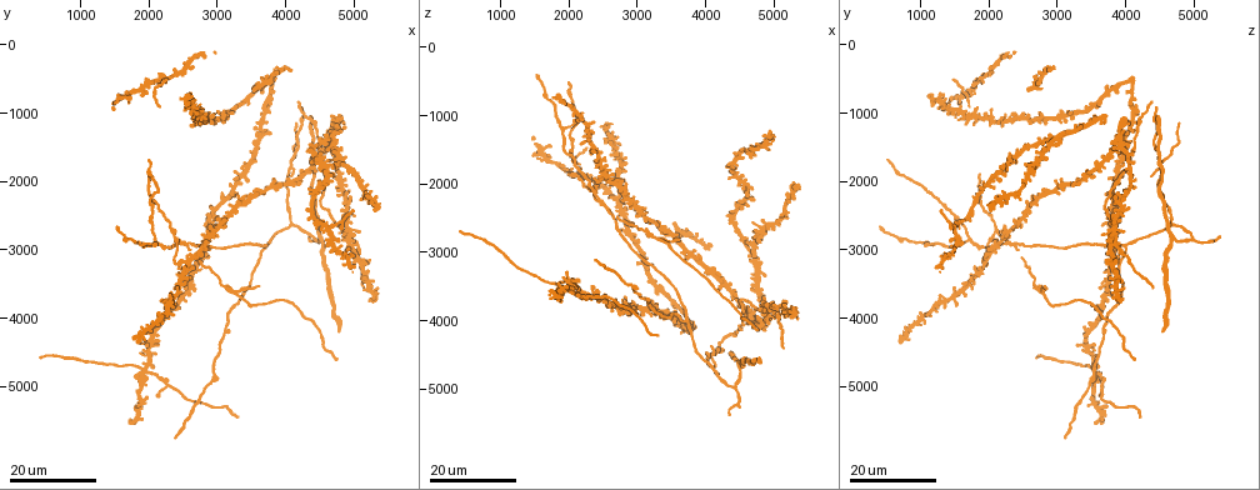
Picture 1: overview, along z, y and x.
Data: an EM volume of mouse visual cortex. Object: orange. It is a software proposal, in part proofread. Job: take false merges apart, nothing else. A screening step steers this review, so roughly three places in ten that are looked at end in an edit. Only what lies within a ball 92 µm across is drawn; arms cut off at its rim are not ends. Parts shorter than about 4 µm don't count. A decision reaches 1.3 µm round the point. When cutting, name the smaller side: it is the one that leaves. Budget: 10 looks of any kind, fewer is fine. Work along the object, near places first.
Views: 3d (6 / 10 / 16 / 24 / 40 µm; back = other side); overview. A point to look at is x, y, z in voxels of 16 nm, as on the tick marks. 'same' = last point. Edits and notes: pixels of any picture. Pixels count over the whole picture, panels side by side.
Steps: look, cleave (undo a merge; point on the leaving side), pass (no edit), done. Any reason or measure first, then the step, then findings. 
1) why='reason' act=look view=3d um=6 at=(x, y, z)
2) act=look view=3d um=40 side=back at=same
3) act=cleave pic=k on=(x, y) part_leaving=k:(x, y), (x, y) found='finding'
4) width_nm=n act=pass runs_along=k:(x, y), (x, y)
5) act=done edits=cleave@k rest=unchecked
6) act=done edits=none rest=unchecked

why='two arms in line, one across' act=look view=3d um=16 at=(3750, 2900, 3950)

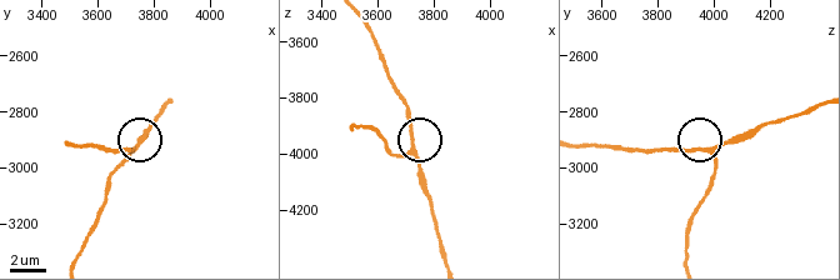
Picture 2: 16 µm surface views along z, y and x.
act=look view=3d um=6 at=(3730, 2930, 4000)

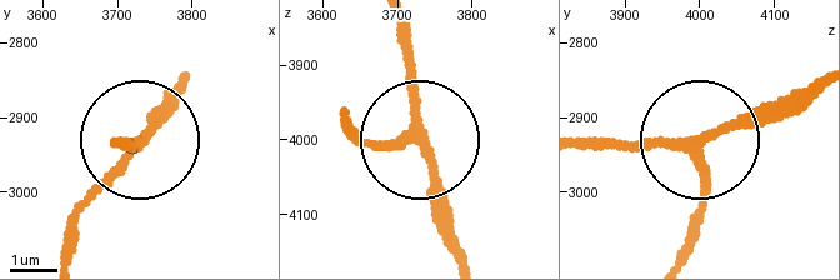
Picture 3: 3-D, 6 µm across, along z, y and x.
width_nm=190 act=pass runs_along=3:(680, 254), (704, 139), (803, 111) found='continuous, no second cell'

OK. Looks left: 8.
why='looks like a crossing' act=look view=3d um=24 at=(5050, 2950, 3900)

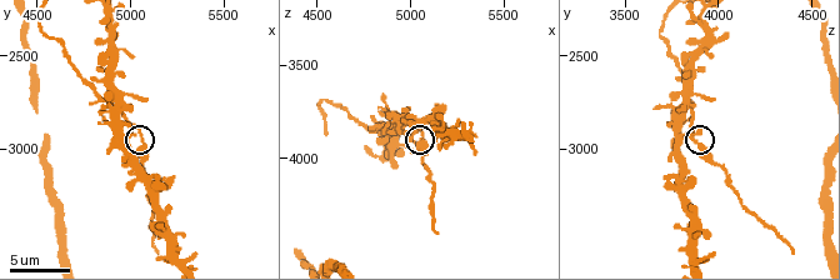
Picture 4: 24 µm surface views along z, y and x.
act=look view=3d um=10 at=(5060, 2920, 3840)

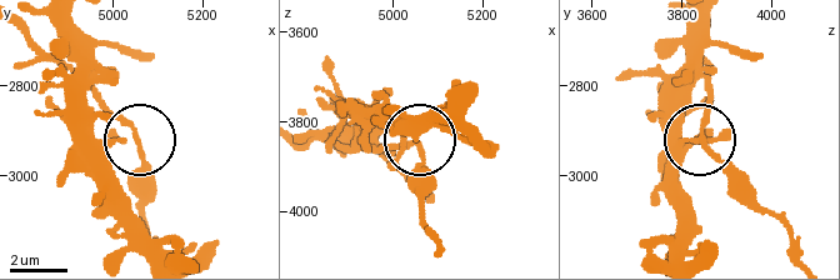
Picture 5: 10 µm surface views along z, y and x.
act=look view=3d um=6 at=(5050, 2925, 3850)

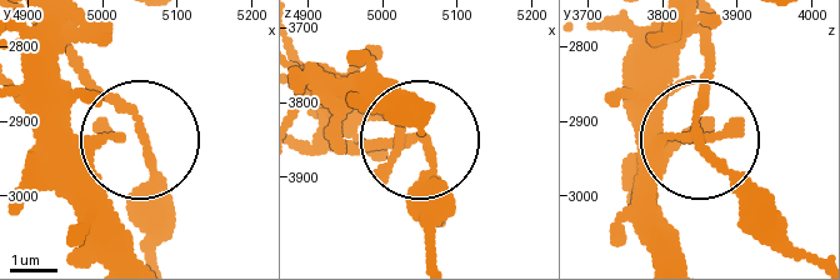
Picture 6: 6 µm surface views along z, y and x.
act=pass found='continuous, no second cell'

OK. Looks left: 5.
why='three-way junction' act=look view=3d um=16 at=(4400, 2800, 5000)

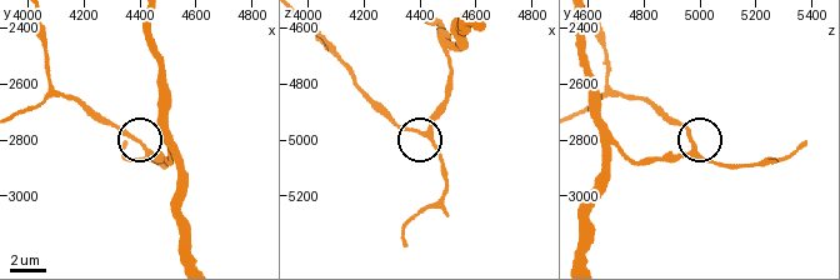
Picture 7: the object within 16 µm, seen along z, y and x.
act=look view=3d um=6 at=(4430, 2850, 4980)

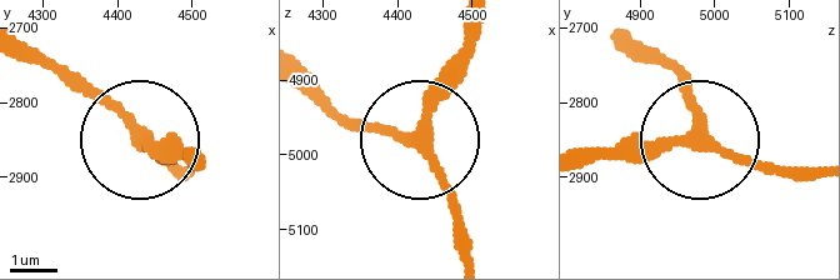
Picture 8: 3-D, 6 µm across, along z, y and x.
act=pass runs_along=8:(28, 44), (179, 179) found='one cell here'

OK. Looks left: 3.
why='a fork' act=look view=3d um=24 at=(2300, 2750, 2050)

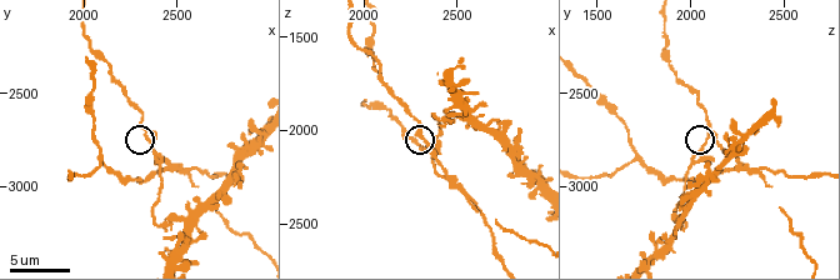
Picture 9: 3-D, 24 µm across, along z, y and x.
act=look view=3d um=10 at=(2320, 2720, 2080)

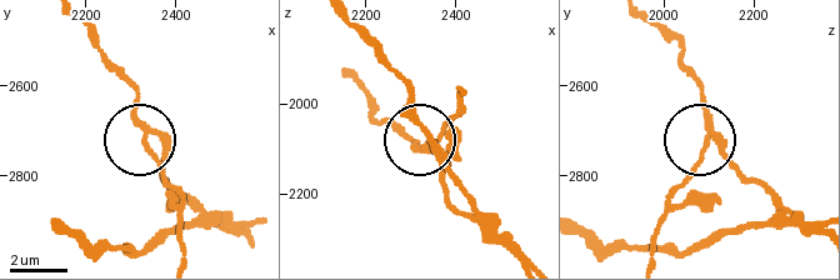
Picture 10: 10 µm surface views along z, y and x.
arms=3 act=cleave pic=10 on=(159, 168) part_leaving=10:(143, 133), (179, 203), (179, 253) found='two cells meet here'

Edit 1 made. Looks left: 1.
why='two arms in line, one across' act=look view=3d um=10 at=(2080, 2820, 1720)

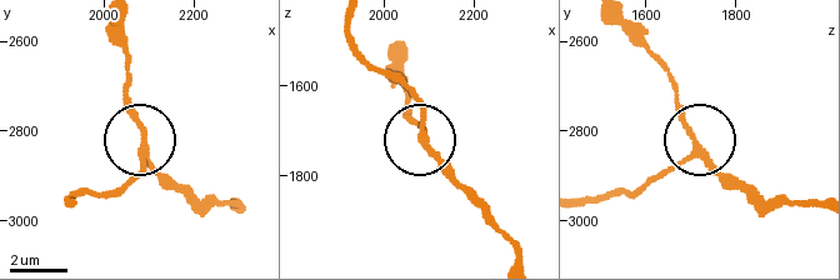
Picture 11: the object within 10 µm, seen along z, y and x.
arms=3 act=pass runs_along=11:(818, 208), (760, 205), (699, 140), (648, 184) found='one cell here'

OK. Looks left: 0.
act=done edits=cleave@10 rest=unchecked

